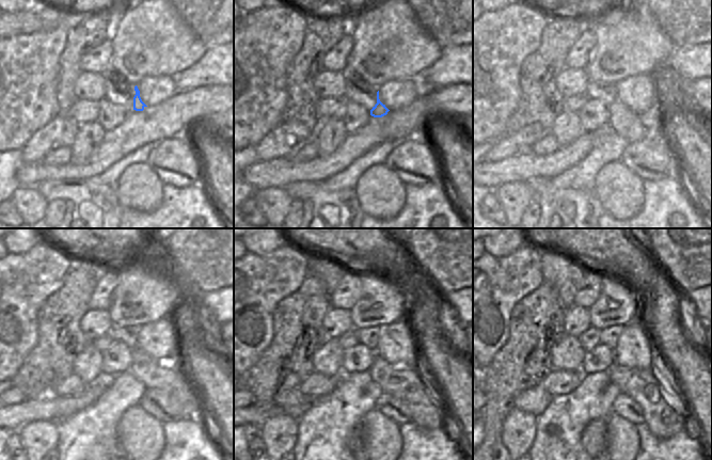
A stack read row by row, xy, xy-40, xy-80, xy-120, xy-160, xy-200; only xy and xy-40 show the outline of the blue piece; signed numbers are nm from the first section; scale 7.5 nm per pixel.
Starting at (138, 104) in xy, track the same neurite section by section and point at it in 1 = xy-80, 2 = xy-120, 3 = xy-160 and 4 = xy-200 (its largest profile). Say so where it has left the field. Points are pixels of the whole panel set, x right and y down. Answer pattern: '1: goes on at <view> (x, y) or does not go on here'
1: goes on at xy-80 (626, 124)
2: goes on at xy-120 (154, 374)
3: goes on at xy-160 (405, 383)
4: goes on at xy-200 (663, 416)

